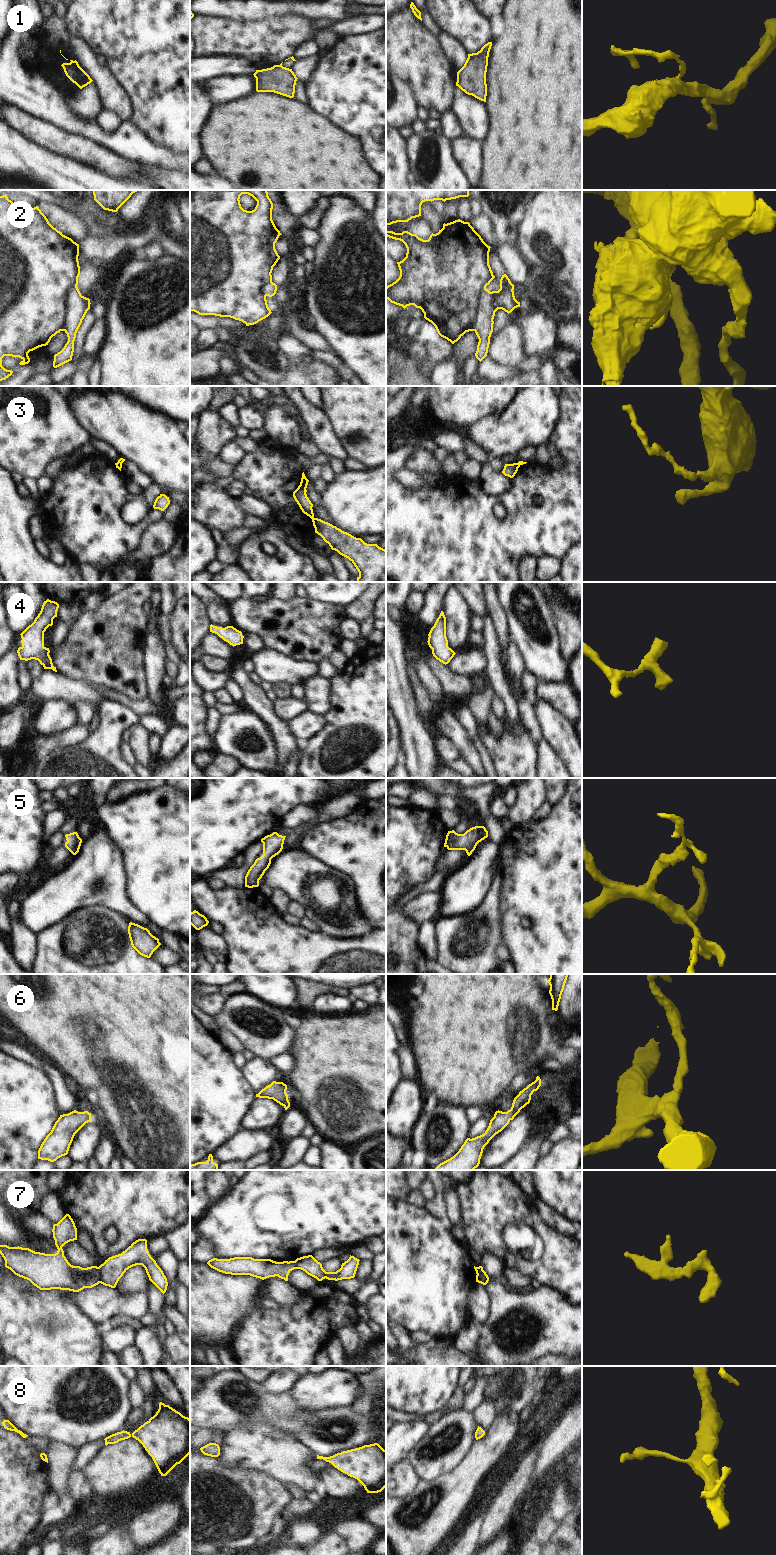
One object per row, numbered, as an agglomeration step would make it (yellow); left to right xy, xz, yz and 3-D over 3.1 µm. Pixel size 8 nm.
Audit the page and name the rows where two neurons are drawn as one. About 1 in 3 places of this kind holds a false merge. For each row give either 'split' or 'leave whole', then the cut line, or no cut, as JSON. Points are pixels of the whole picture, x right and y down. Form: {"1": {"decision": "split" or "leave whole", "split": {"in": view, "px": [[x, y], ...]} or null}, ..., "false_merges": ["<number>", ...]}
{"1": {"decision": "split", "split": {"in": "yz", "px": [[456, 82], [458, 85]]}}, "2": {"decision": "split", "split": {"in": "xy", "px": [[76, 286], [69, 293], [68, 321], [64, 330]]}}, "3": {"decision": "split", "split": {"in": "xy", "px": [[116, 463], [121, 467]]}}, "4": {"decision": "leave whole", "split": null}, "5": {"decision": "leave whole", "split": null}, "6": {"decision": "leave whole", "split": null}, "7": {"decision": "split", "split": {"in": "xy", "px": [[97, 1267], [101, 1282]]}}, "8": {"decision": "leave whole", "split": null}, "false_merges": ["1", "2", "3", "7"]}

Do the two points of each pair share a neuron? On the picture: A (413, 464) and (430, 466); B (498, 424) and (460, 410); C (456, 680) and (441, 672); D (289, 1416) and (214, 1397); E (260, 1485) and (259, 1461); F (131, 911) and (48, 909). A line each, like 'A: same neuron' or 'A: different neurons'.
A: same neuron
B: different neurons
C: same neuron
D: same neuron
E: different neurons
F: same neuron

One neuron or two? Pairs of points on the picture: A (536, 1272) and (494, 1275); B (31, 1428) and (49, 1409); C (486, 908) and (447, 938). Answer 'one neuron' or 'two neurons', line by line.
A: two neurons
B: one neuron
C: one neuron

